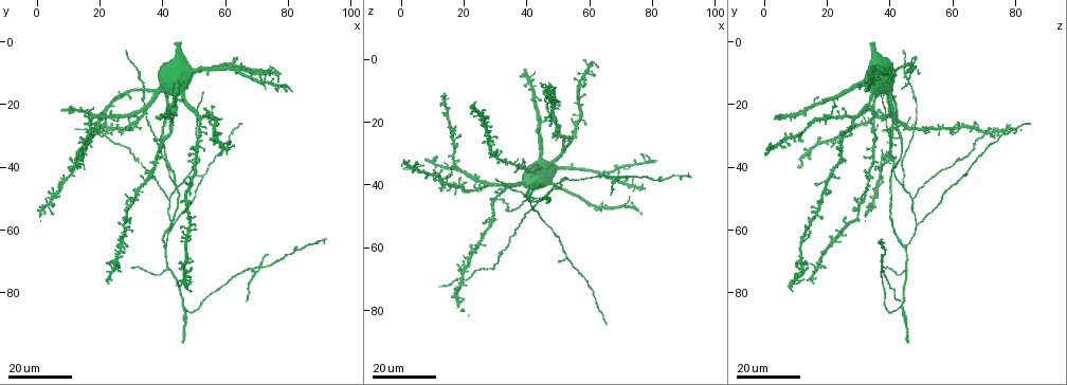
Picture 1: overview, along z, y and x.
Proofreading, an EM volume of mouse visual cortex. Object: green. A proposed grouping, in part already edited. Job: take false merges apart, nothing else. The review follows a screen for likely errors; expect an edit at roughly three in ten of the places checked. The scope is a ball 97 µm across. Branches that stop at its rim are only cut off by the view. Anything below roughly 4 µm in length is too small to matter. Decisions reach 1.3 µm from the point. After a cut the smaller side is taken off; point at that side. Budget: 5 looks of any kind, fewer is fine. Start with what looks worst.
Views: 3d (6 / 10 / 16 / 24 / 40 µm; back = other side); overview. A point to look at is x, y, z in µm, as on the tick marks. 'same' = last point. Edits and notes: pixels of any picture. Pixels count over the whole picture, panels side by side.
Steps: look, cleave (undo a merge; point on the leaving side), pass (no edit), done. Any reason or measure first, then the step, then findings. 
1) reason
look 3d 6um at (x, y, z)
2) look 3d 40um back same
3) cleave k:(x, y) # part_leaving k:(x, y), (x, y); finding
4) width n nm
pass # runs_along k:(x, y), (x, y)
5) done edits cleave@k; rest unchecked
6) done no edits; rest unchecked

four arms meet
look 3d 16um at (71, 71, 38)

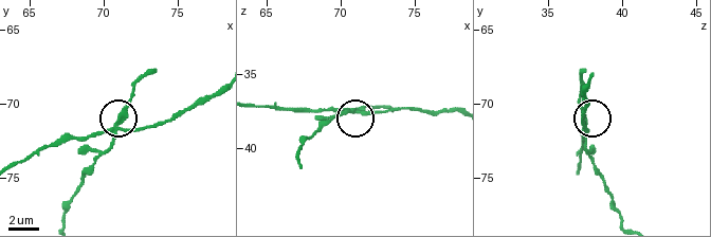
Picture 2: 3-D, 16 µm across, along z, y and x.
look 3d 6um at (71.2, 71.6, 37.4)

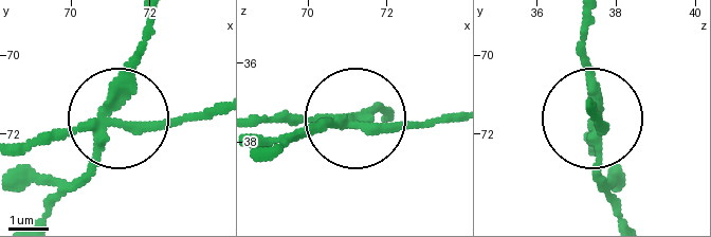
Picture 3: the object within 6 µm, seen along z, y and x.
cleave 3:(134, 73) # part_leaving 3:(102, 129), (98, 157), (48, 217); two neurons meet here

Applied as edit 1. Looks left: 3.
look overview

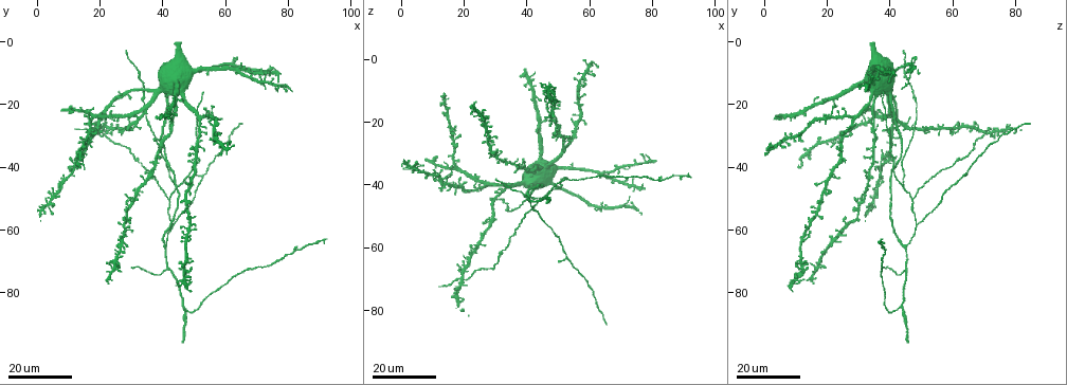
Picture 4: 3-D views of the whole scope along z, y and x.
three-way junction
look 3d 24um at (42, 72, 45)

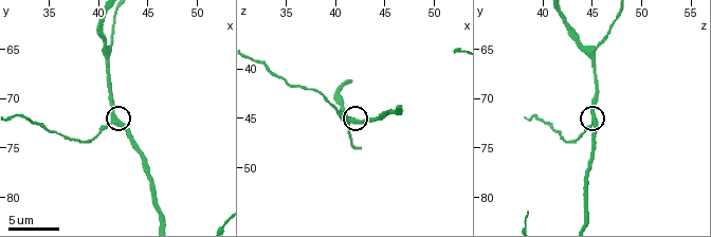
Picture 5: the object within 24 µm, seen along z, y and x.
look 3d 6um at (41.4, 72.6, 45.0)

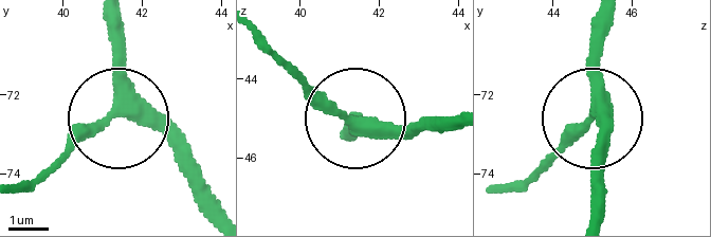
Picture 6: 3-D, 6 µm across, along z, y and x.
width 330 nm
pass # runs_along 6:(609, 26), (593, 113), (532, 175); continuous, no second neuron

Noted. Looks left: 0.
done edits cleave@3; rest unchecked

